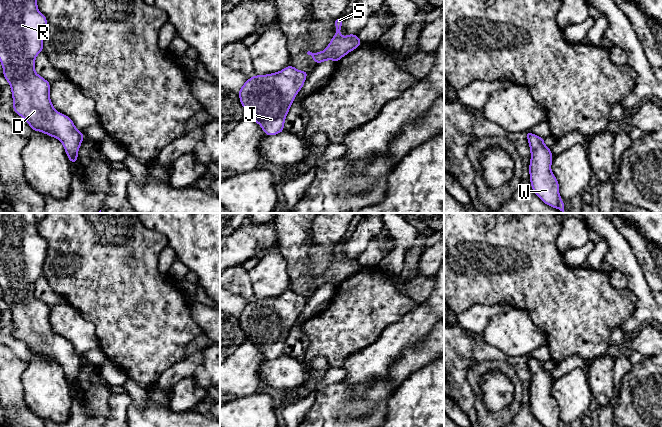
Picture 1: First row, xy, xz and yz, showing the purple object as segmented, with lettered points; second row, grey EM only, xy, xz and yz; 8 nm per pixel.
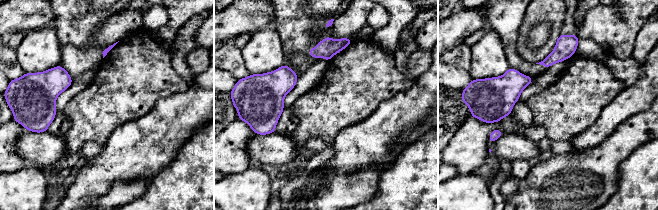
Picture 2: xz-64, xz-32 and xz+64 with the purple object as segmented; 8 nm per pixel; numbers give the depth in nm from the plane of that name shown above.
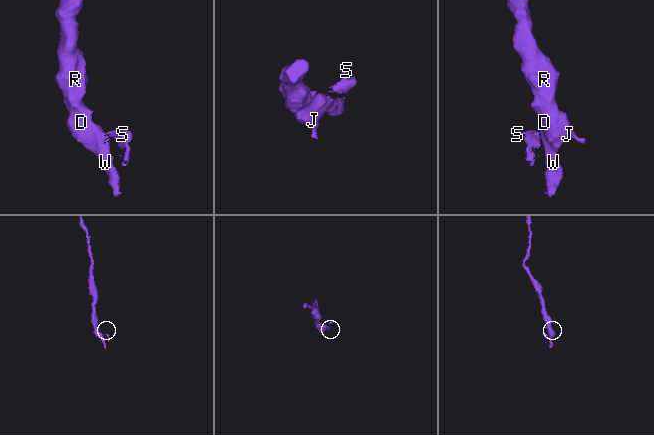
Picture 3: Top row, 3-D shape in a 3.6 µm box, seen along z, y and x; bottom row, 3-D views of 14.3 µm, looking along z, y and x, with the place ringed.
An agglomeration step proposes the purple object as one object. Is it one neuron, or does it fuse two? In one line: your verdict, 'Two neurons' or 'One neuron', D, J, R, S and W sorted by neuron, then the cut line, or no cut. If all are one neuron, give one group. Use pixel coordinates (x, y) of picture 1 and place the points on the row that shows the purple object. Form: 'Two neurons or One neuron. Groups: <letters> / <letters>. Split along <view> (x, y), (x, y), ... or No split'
Two neurons. Groups: D J R W / S. Split along yz (528, 132), (527, 137)

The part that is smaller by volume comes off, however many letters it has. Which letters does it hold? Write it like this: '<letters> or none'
S

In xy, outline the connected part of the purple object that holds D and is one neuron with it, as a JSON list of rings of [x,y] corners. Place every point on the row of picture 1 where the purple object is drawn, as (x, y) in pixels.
[[[0,0],[0,62],[3,67],[3,76],[12,91],[13,111],[27,121],[31,130],[57,138],[63,144],[69,161],[77,163],[77,155],[84,135],[75,127],[71,118],[54,108],[50,99],[50,82],[35,72],[35,58],[43,52],[46,29],[47,18],[38,10],[37,0]]]

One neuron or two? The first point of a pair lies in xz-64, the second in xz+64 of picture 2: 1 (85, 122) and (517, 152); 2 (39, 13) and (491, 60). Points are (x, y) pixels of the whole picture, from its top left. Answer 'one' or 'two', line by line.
1: two
2: two

